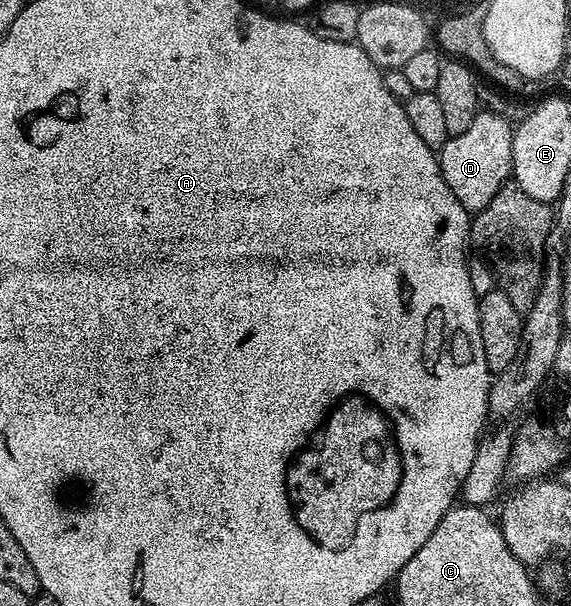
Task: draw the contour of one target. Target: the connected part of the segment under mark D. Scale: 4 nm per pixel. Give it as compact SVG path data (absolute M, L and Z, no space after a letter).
M479 111L478 117L464 130L446 141L438 156L438 165L442 167L442 177L448 182L448 188L464 206L466 211L476 214L496 198L501 188L507 187L514 170L512 142L514 128L498 112Z

